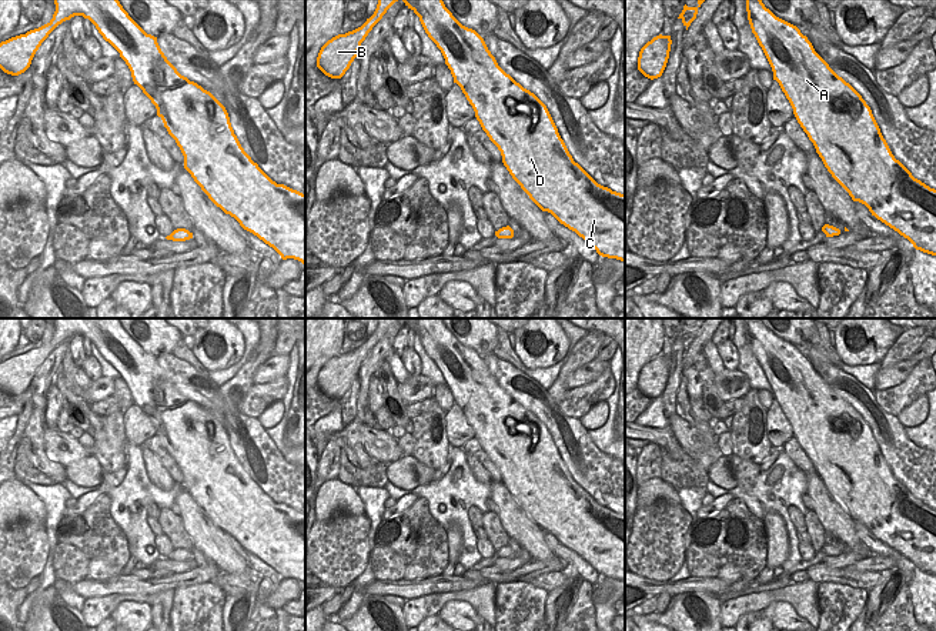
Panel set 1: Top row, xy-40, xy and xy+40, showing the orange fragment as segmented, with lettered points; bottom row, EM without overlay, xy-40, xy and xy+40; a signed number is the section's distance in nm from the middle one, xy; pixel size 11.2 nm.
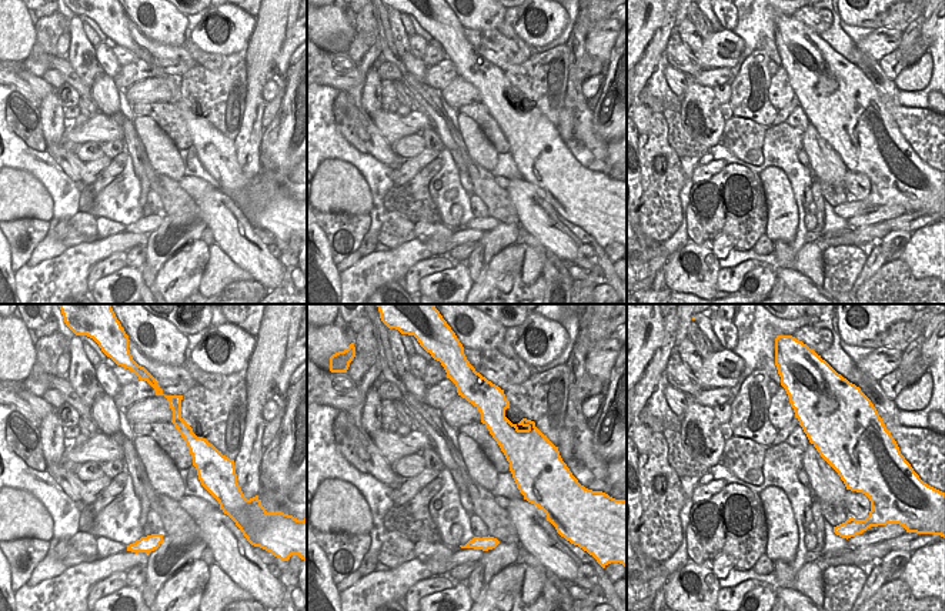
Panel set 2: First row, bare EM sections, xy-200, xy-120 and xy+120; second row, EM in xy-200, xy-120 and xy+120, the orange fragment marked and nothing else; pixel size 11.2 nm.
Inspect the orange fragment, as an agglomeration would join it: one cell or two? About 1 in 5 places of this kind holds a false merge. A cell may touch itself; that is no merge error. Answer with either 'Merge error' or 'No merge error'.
No merge error.

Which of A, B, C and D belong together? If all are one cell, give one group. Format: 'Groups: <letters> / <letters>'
Groups: A B C D.

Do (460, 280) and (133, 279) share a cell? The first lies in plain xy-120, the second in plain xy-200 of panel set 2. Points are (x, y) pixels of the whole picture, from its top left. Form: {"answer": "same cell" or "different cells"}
{"answer": "same cell"}

